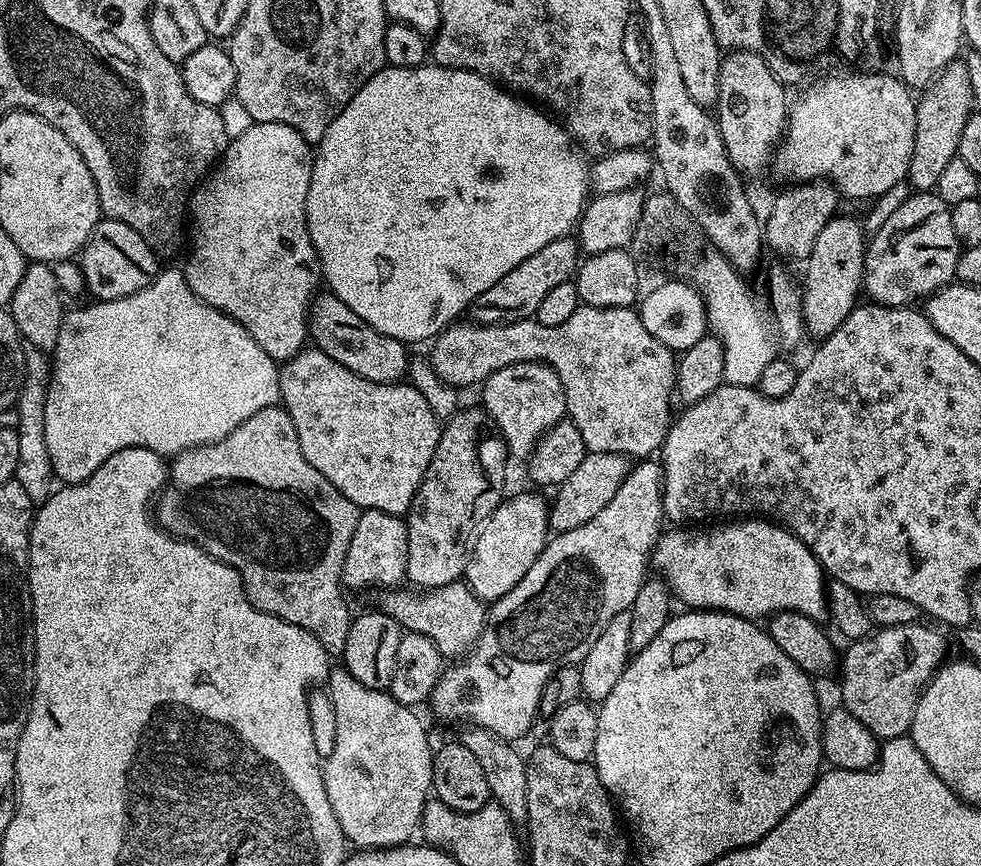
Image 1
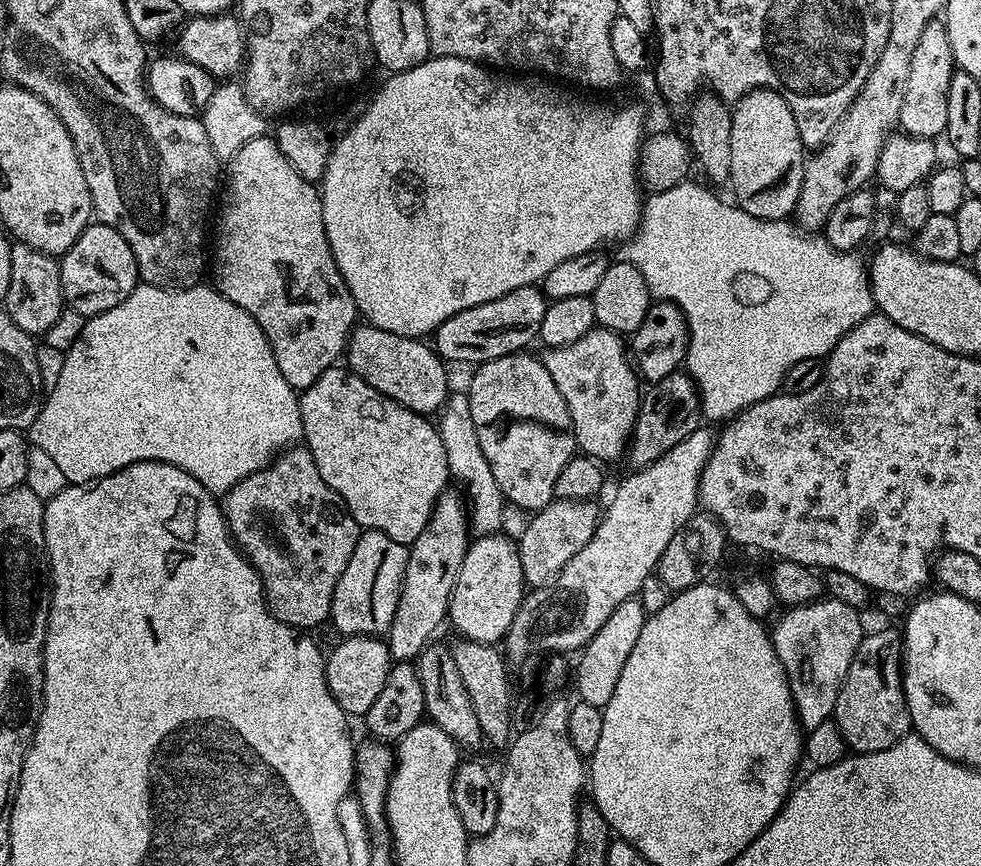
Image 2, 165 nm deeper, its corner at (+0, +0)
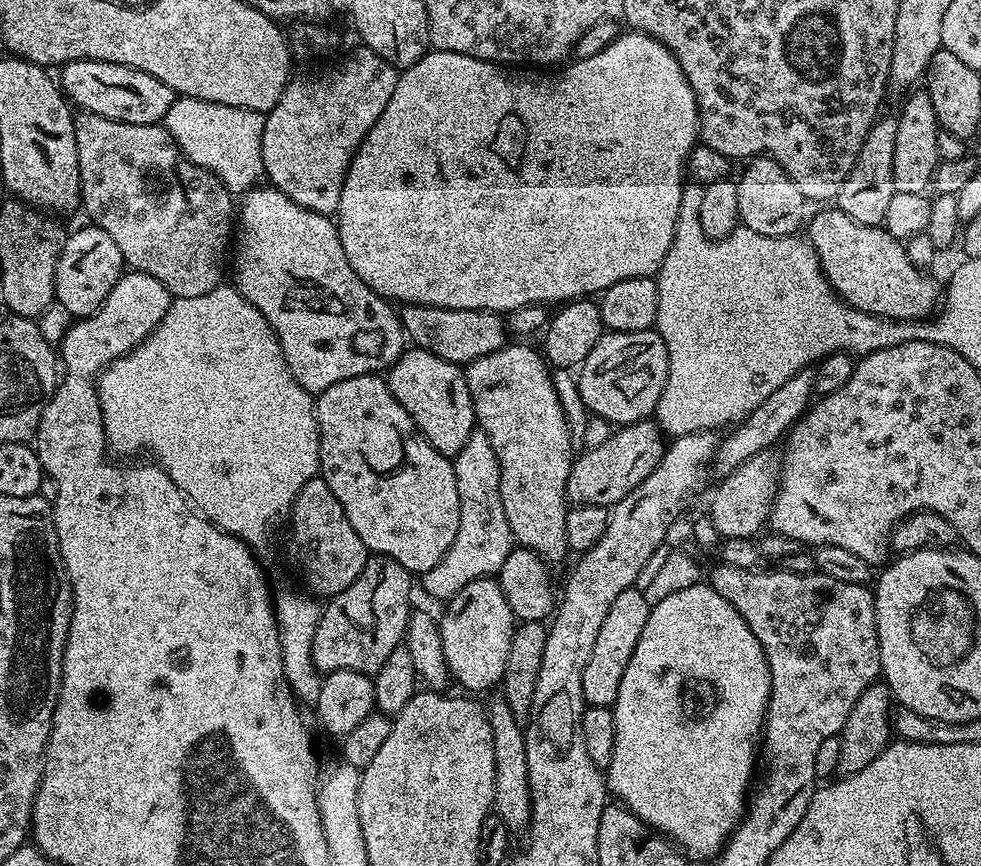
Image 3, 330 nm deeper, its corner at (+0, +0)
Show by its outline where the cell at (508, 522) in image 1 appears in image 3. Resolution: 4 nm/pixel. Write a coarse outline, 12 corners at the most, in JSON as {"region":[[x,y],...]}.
{"region":[[499,579],[462,586],[439,617],[453,681],[501,683],[514,617]]}

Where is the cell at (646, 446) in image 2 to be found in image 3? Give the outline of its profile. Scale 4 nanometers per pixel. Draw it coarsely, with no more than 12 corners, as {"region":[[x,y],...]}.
{"region":[[655,419],[626,424],[572,462],[573,505],[611,506],[658,466]]}

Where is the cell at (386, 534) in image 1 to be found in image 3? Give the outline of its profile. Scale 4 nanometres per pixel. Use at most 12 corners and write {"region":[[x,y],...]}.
{"region":[[369,555],[323,605],[316,671],[375,674],[401,647],[413,573]]}

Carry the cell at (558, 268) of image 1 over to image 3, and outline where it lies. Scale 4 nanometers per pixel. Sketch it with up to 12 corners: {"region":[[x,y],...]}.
{"region":[[409,304],[415,347],[467,366],[506,343],[498,312]]}

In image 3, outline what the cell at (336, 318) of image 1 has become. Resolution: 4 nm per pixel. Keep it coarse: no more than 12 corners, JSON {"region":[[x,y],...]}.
{"region":[[415,346],[387,369],[416,428],[454,458],[477,427],[465,369]]}

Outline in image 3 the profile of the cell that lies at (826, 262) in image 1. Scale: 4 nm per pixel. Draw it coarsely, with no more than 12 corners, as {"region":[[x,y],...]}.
{"region":[[881,115],[838,194],[854,222],[883,225],[896,193],[895,115]]}

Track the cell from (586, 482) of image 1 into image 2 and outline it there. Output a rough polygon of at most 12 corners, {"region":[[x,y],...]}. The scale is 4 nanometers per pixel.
{"region":[[553,498],[518,536],[525,585],[542,588],[590,542],[588,498]]}

